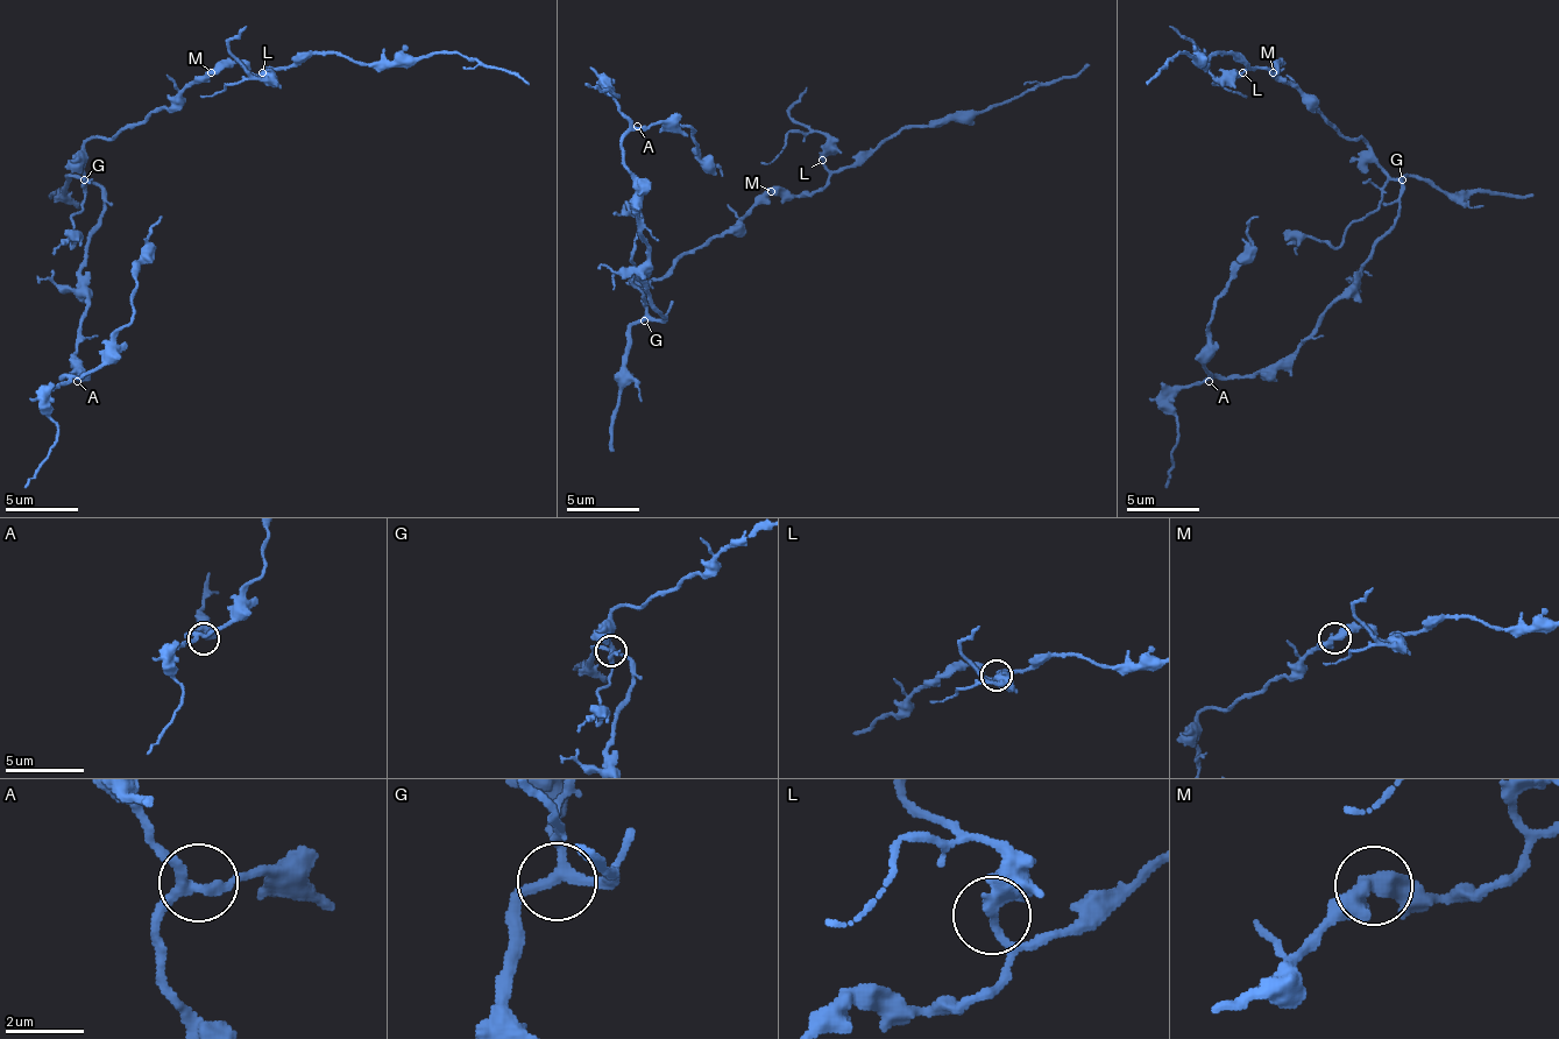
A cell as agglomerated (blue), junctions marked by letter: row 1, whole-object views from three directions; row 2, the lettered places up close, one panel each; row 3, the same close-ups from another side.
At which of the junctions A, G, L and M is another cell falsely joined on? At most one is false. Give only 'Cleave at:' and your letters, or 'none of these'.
Cleave at: none of these

